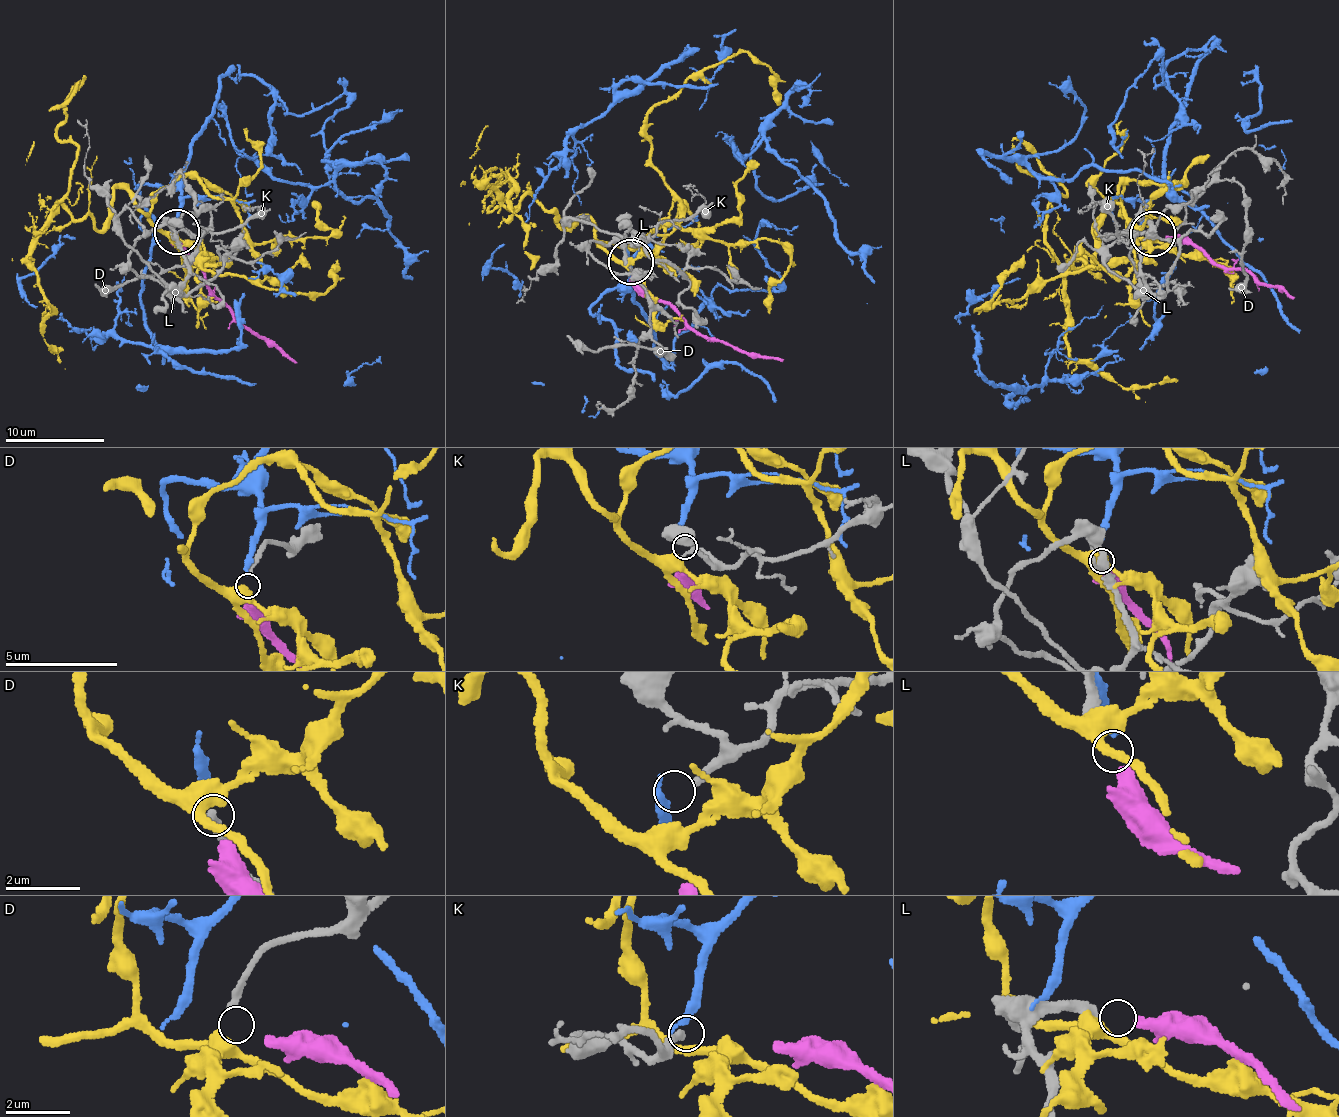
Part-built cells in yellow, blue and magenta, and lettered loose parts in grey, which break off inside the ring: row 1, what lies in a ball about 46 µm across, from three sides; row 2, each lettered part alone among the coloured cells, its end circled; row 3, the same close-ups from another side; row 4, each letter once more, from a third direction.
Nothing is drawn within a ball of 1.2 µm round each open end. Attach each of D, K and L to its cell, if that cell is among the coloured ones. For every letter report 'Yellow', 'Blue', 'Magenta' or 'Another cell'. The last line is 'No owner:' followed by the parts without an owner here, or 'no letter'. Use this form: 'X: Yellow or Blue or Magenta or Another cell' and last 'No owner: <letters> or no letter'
D: Yellow
K: Another cell
L: Magenta
No owner: K

